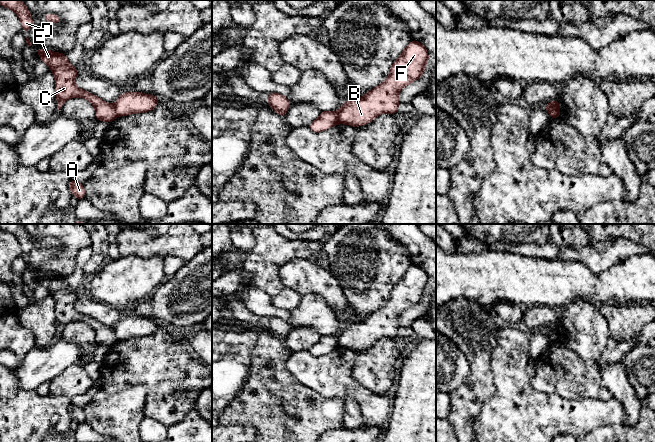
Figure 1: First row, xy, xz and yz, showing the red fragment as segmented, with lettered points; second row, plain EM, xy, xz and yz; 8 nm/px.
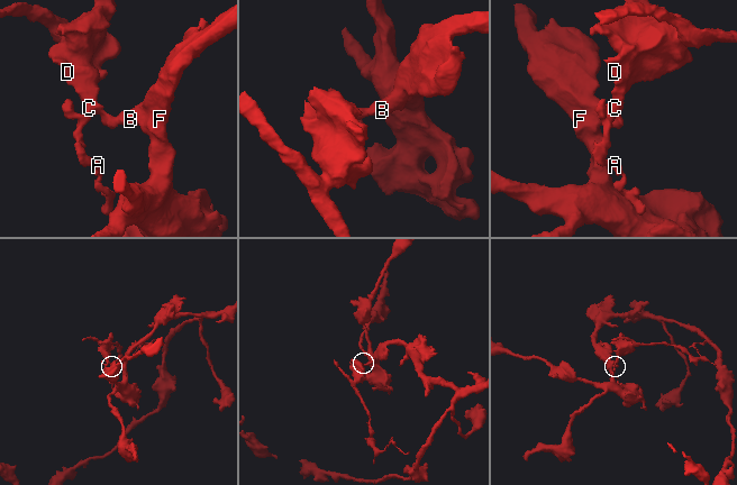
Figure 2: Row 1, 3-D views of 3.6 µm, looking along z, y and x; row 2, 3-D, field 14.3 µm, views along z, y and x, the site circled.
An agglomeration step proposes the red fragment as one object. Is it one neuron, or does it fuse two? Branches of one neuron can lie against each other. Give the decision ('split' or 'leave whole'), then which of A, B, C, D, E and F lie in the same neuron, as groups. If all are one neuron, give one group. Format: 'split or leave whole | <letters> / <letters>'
split | A C D E / B F

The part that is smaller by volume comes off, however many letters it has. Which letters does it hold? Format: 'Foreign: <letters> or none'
Foreign: A, C, D, E

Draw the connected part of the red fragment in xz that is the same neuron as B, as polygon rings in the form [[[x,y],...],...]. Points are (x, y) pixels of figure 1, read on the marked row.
[[[410,41],[399,58],[392,64],[387,79],[368,91],[362,98],[348,99],[337,111],[340,124],[353,127],[366,125],[382,113],[397,114],[399,92],[419,79],[429,60],[426,47]]]

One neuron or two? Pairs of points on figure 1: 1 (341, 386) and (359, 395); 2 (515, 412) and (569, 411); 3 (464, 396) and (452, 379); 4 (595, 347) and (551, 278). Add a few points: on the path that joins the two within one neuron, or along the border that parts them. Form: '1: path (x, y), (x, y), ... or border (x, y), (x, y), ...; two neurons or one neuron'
1: path (345, 386), (355, 391); one neuron
2: path (528, 412), (556, 412); one neuron
3: border (469, 365), (469, 374), (465, 380), (449, 393); two neurons
4: border (591, 301), (577, 299), (566, 305); two neurons

